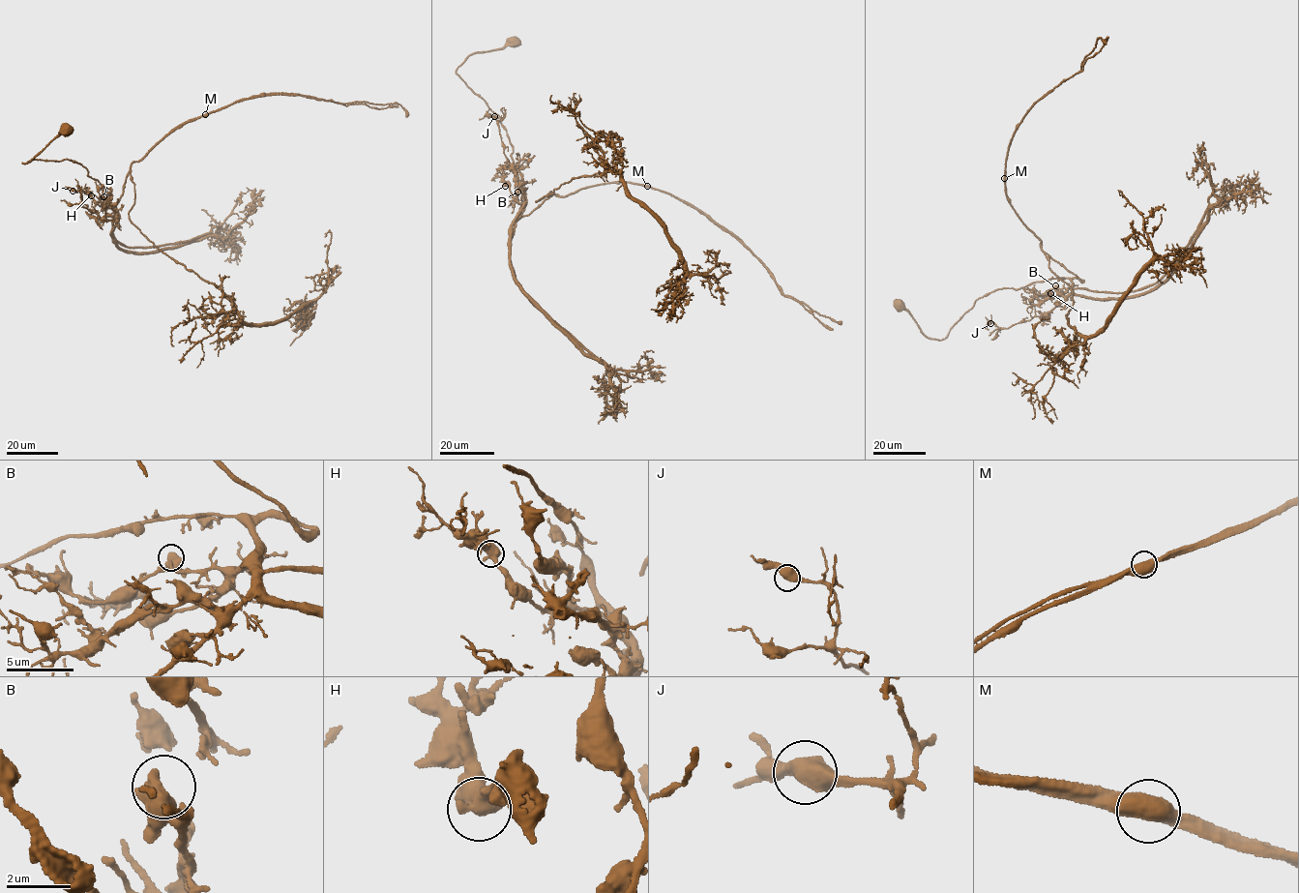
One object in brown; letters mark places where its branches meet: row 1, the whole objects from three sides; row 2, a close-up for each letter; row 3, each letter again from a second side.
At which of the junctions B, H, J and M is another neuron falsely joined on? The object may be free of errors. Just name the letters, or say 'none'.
M

